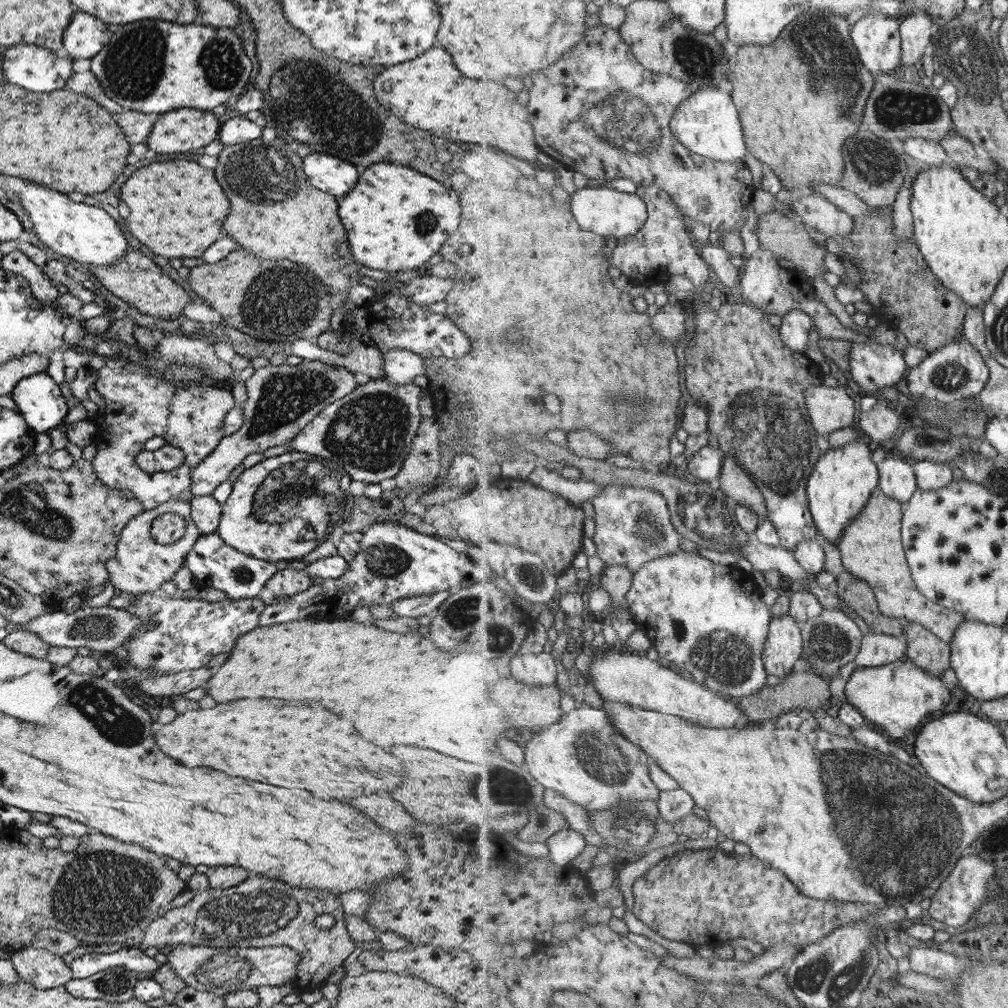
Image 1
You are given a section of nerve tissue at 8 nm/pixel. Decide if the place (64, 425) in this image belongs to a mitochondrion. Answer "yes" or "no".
no

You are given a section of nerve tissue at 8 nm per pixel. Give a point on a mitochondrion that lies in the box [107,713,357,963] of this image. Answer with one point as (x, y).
(247, 915)

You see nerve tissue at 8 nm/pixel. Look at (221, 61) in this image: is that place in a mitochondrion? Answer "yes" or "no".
yes

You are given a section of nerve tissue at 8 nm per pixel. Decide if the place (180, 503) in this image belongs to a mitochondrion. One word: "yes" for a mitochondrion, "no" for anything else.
no

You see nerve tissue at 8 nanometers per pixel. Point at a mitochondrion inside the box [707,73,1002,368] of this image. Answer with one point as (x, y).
(902, 108)

